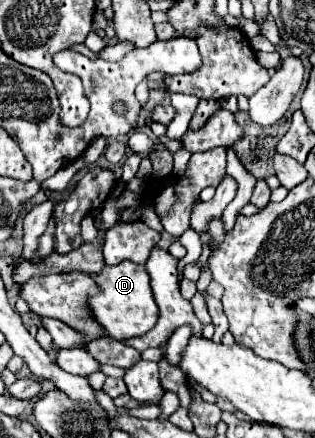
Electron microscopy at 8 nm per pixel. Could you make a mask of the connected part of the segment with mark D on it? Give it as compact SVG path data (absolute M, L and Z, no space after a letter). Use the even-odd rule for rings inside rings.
M121 261L119 265L105 265L99 273L89 273L89 277L97 283L99 293L89 297L89 309L97 323L105 329L107 337L125 341L131 337L139 337L155 327L159 309L153 301L153 293L149 287L149 275L145 265L137 265L131 261Z

